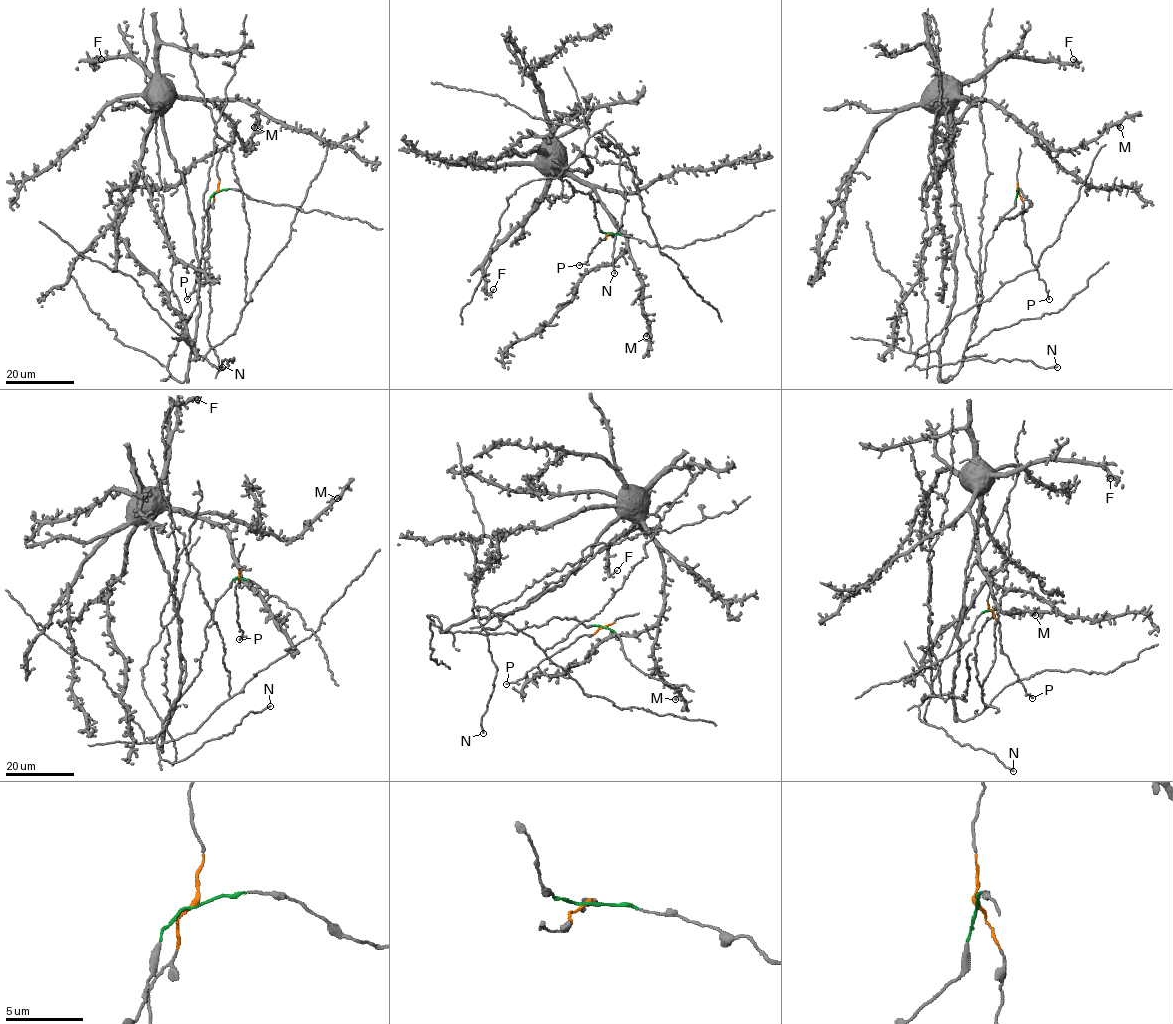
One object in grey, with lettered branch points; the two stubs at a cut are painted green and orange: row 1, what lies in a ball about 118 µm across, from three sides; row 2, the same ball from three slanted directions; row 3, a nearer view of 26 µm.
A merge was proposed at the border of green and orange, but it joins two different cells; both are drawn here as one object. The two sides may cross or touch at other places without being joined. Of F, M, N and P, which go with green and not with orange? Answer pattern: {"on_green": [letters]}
{"on_green": ["F", "M", "N"]}

